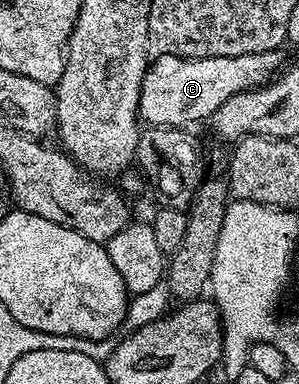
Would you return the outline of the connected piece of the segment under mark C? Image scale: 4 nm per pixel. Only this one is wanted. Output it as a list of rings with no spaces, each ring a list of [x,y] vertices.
[[[279,51],[259,52],[258,54],[238,54],[237,56],[211,56],[210,58],[182,58],[160,54],[149,63],[148,70],[142,78],[140,90],[140,118],[145,125],[162,128],[179,128],[192,126],[195,120],[207,121],[226,102],[239,92],[251,92],[271,81],[281,71]]]

